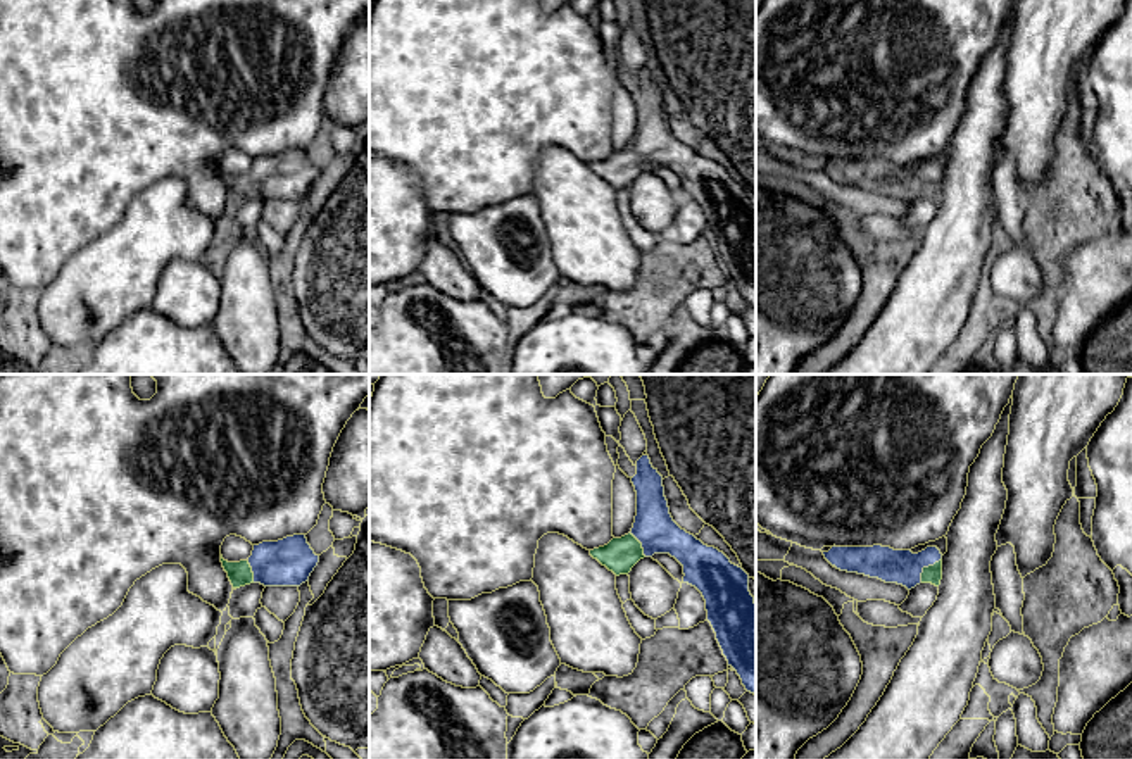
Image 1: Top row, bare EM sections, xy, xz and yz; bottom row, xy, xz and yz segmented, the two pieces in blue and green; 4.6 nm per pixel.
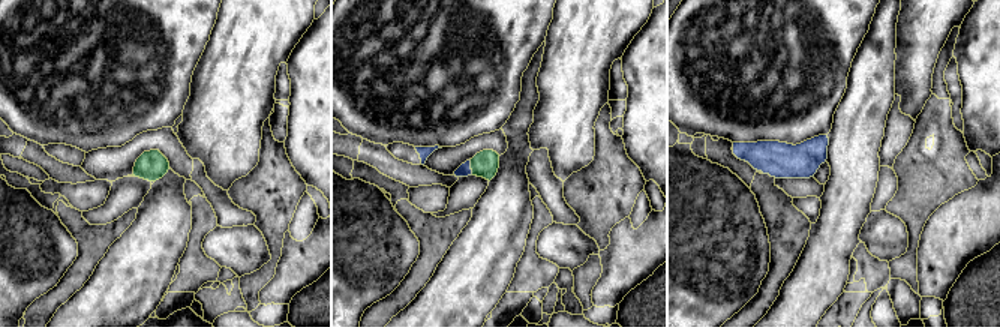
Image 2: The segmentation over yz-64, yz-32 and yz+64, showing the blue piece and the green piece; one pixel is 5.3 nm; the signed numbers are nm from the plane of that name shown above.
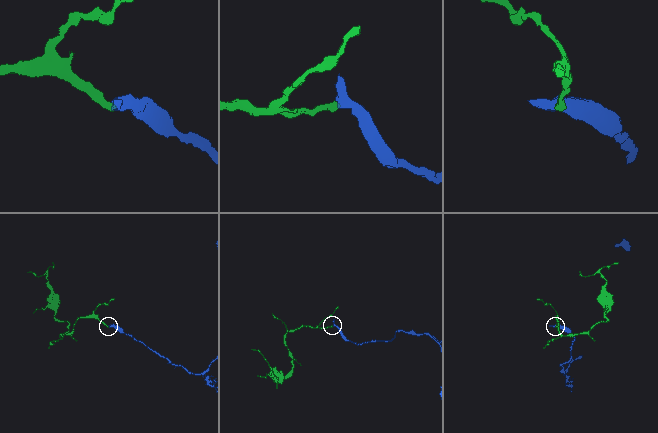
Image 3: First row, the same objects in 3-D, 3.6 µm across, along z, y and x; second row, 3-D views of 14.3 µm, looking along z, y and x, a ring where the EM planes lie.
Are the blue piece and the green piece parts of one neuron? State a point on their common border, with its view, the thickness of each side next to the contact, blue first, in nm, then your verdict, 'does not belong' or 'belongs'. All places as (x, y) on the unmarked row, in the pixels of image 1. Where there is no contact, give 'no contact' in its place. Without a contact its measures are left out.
meets blue in yz at (925, 180); 160 nm thick on the blue side, 80 nm on the other; belongs

